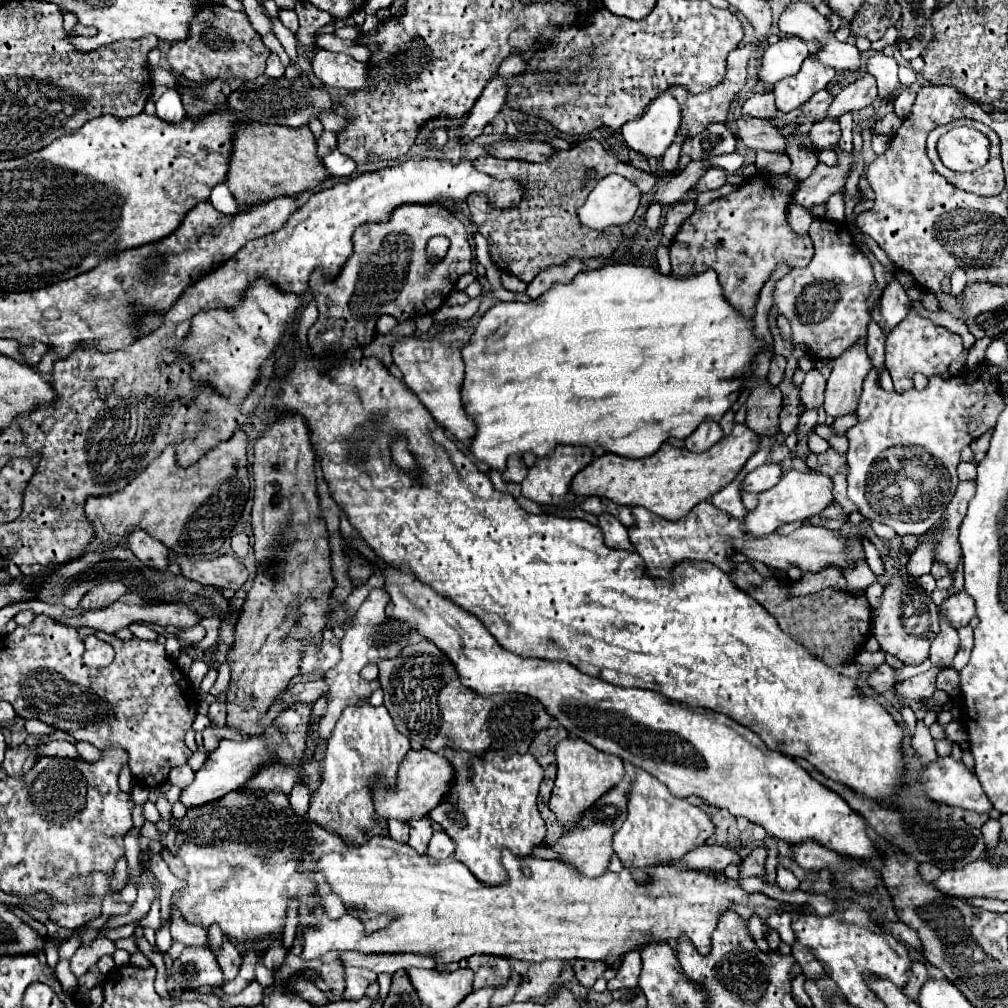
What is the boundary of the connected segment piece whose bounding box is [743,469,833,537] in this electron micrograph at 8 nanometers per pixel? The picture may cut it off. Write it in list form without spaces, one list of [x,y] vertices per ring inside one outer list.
[[[787,471],[781,481],[769,489],[759,493],[759,505],[755,511],[749,511],[745,517],[745,527],[749,537],[765,537],[767,533],[777,531],[787,523],[805,523],[815,515],[821,515],[833,501],[833,481],[827,475],[819,473],[803,473],[803,471]]]

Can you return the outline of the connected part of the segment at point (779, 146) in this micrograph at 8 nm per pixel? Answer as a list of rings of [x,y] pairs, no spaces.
[[[741,117],[737,121],[737,137],[745,147],[751,147],[755,151],[765,149],[773,151],[779,155],[787,153],[787,141],[785,137],[771,127],[767,119],[751,119],[751,117]]]

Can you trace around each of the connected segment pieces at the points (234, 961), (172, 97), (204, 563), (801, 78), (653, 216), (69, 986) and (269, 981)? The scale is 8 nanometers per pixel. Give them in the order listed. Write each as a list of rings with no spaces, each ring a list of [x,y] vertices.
[[[223,939],[221,949],[217,951],[217,961],[219,961],[221,971],[223,971],[223,975],[225,975],[225,983],[233,981],[233,979],[237,977],[237,973],[239,973],[241,953],[237,951],[237,947],[235,947],[231,941]]]
[[[167,89],[157,99],[157,117],[161,117],[163,121],[169,121],[169,123],[177,123],[177,121],[185,119],[185,107],[183,107],[179,91]]]
[[[219,555],[215,559],[181,559],[183,575],[201,585],[237,591],[249,577],[245,565],[233,555]]]
[[[807,57],[799,73],[785,77],[775,85],[773,95],[777,101],[777,109],[781,113],[789,113],[801,107],[813,97],[813,93],[825,89],[835,79],[835,75],[837,75],[835,69],[817,63],[813,57]]]
[[[651,203],[649,205],[649,209],[647,209],[647,217],[645,217],[645,223],[647,223],[647,227],[651,229],[651,231],[655,231],[657,227],[659,227],[659,223],[661,223],[661,213],[663,213],[663,207],[659,207],[659,203]]]
[[[59,959],[57,967],[55,967],[55,975],[65,993],[73,993],[77,989],[77,977],[73,975],[73,971],[69,967],[69,959]]]
[[[261,962],[255,967],[255,975],[259,980],[259,984],[263,987],[272,986],[274,984],[273,971],[267,969]]]

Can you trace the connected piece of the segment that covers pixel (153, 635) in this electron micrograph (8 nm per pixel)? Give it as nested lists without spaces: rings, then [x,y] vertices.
[[[132,623],[129,625],[129,628],[135,637],[147,641],[157,640],[158,634],[144,623]]]

